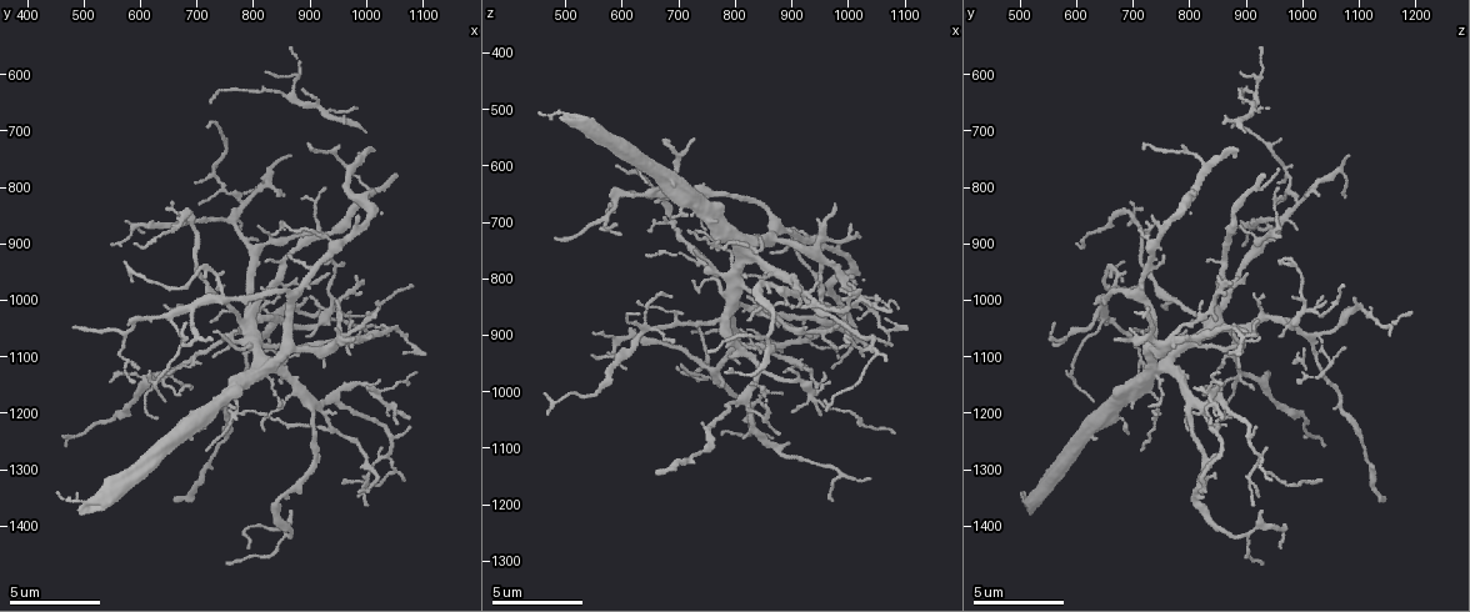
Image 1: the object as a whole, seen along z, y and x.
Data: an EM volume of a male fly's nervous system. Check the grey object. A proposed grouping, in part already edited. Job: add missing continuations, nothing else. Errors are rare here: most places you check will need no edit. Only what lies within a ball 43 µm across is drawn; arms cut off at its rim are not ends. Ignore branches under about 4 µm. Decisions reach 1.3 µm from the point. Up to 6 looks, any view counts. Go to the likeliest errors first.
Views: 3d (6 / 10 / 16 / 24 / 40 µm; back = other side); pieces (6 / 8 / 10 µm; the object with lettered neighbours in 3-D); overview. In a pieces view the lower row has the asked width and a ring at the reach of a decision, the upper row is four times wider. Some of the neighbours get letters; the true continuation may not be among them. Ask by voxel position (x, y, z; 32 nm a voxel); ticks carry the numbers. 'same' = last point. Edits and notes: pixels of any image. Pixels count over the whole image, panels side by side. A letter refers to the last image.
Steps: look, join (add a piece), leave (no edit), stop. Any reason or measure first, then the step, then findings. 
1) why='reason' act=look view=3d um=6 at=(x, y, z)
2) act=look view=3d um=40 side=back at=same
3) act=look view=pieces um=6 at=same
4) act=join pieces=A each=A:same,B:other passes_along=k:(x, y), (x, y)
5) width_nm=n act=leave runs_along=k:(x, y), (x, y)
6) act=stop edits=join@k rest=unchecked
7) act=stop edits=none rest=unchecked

why='free end' act=look view=pieces um=8 at=(665, 1355, 1145)

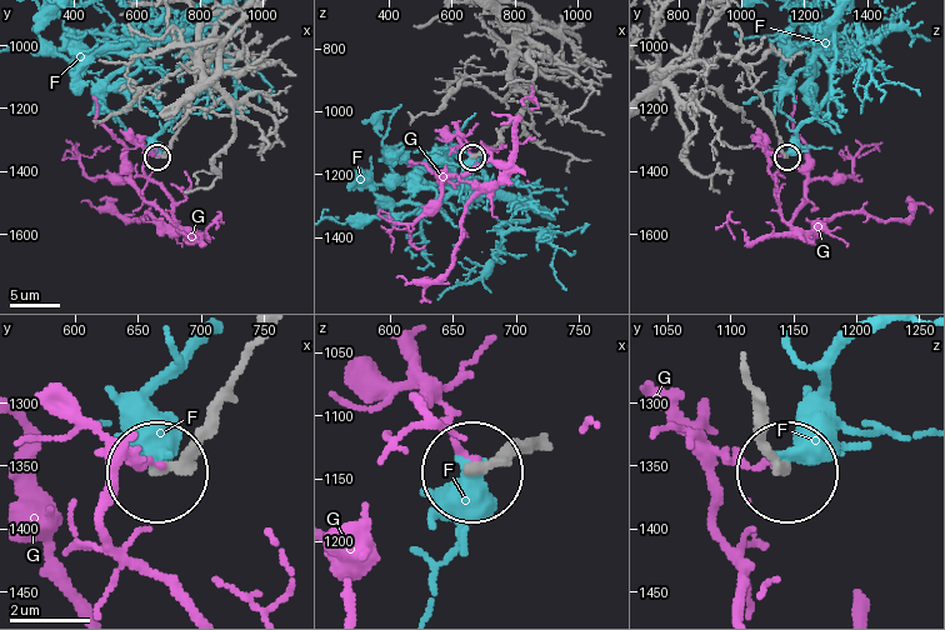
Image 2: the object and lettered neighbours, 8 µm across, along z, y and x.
act=leave each=F:other,G:other runs_along=2:(539, 435), (471, 473) found='no lettered piece goes on from it'

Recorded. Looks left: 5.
why='thin end' act=look view=pieces um=8 at=(930, 935, 960)

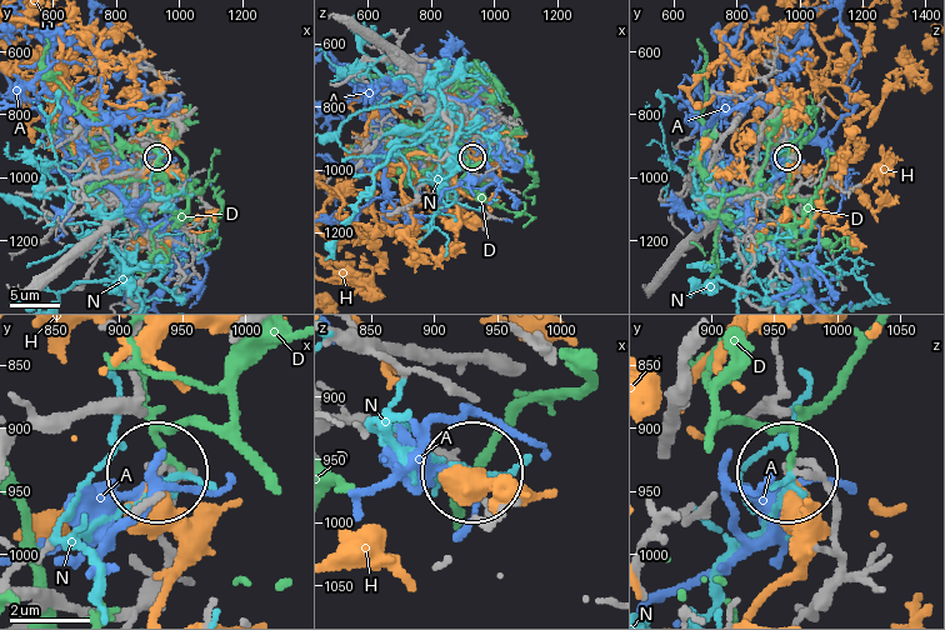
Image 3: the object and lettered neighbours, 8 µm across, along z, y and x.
act=leave each=A:other,D:other,H:other,N:other found='none of them fits'

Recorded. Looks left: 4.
why='an open end' act=look view=pieces um=8 at=(570, 935, 680)

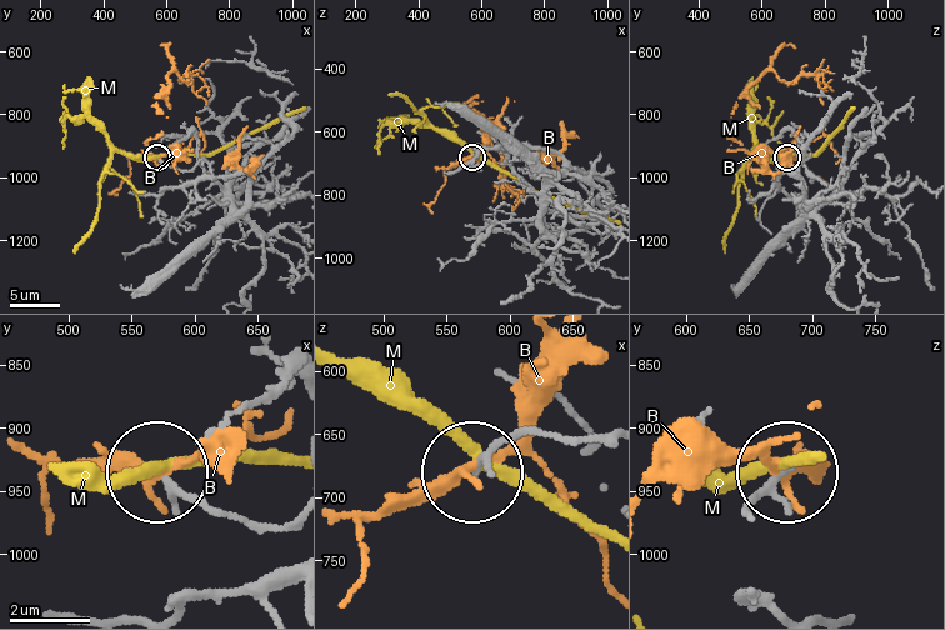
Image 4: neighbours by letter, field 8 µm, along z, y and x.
act=leave each=B:other,M:other found='none of them fits'

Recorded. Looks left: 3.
act=stop edits=none rest=unchecked

